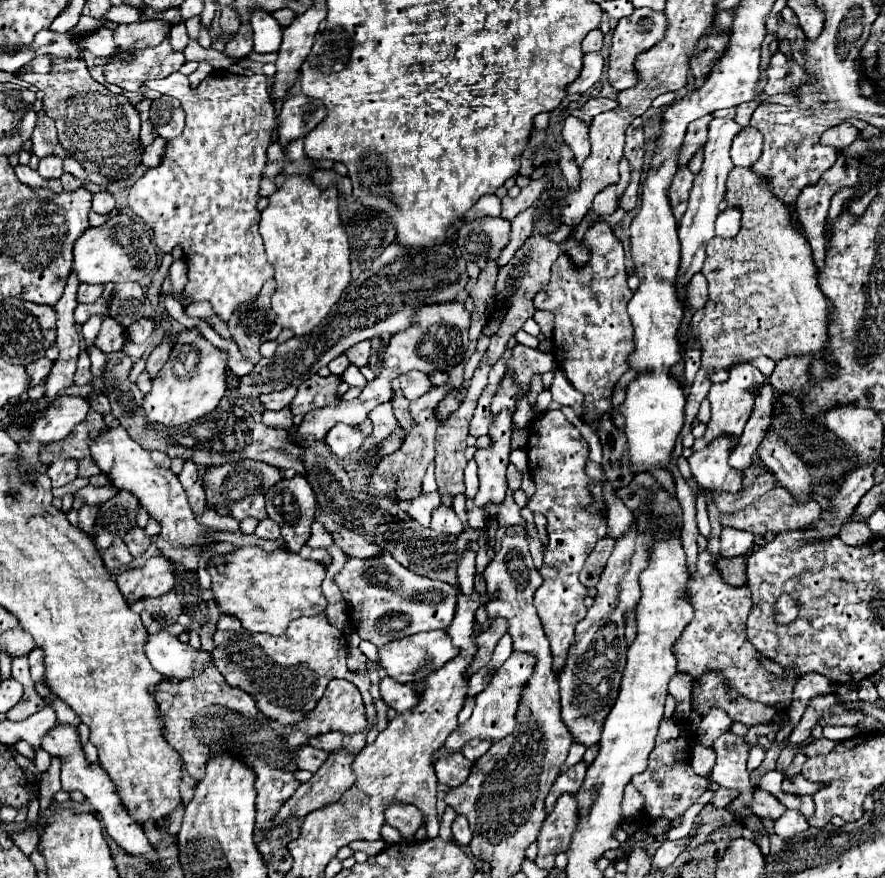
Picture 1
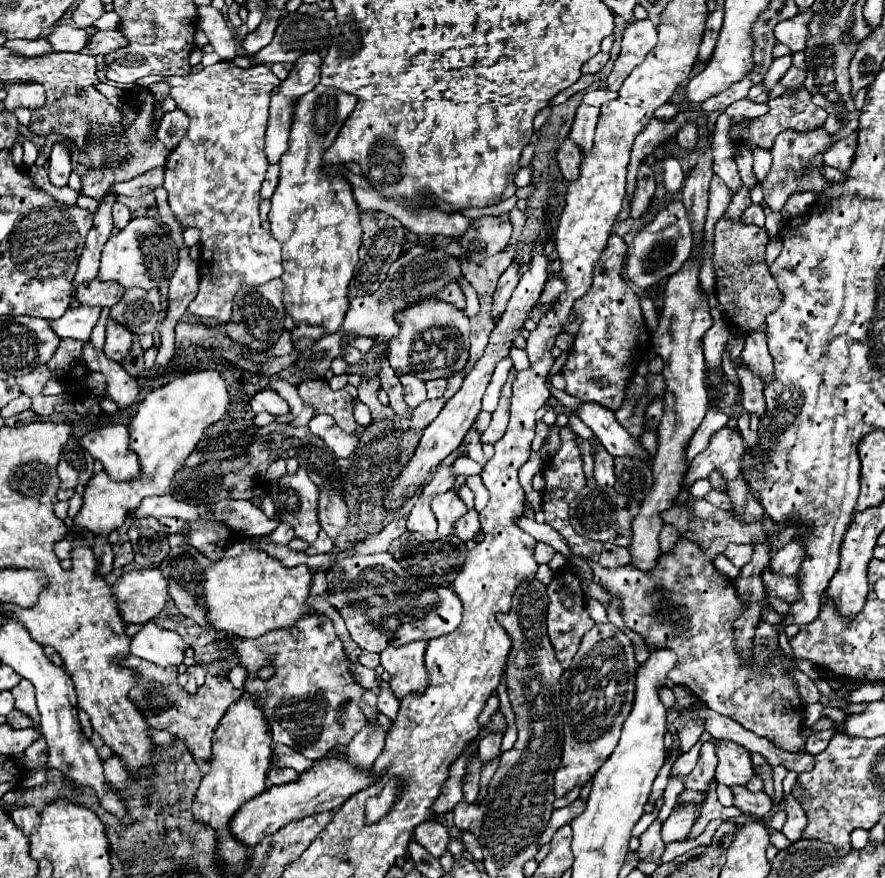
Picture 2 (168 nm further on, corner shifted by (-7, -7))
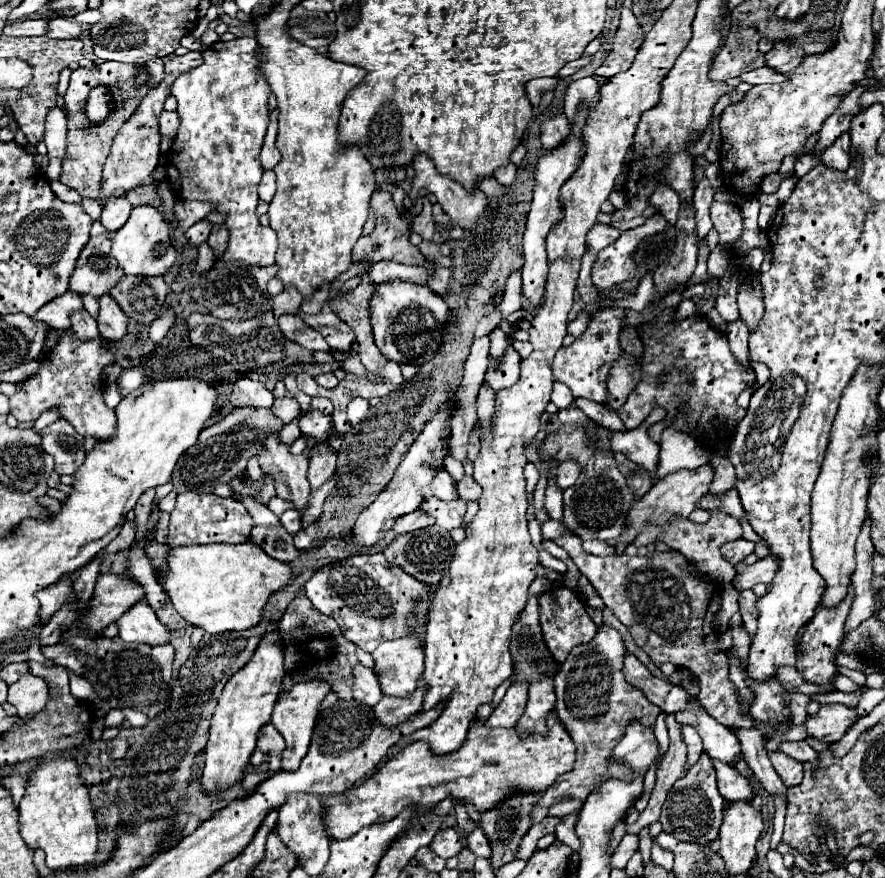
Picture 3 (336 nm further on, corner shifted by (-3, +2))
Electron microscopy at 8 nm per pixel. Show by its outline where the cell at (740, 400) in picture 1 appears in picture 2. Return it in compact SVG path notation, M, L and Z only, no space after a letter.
M723 427L711 437L709 447L693 459L683 479L683 489L689 491L697 479L707 479L711 471L719 471L725 481L733 481L741 475L741 453L745 453L743 437L737 431Z

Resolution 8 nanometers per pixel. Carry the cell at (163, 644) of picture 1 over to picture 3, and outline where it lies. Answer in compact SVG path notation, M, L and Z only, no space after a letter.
M143 600L125 612L117 624L119 636L125 642L139 642L149 646L165 646L171 642L171 630L159 622L155 610Z

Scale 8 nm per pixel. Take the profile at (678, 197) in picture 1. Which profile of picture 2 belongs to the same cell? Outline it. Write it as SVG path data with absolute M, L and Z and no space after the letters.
M673 201L671 205L661 209L657 217L637 233L631 253L627 255L627 261L623 267L623 275L637 287L651 287L661 279L667 279L673 273L677 273L683 267L683 263L689 259L691 251L693 251L693 237L691 237L689 215L685 213L685 207L681 205L681 201Z

